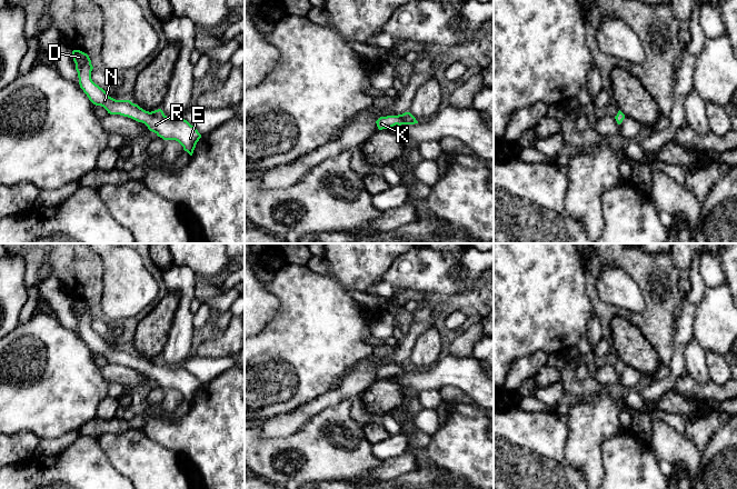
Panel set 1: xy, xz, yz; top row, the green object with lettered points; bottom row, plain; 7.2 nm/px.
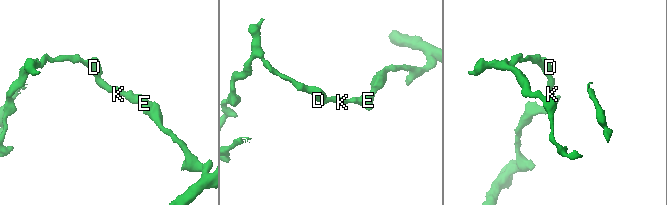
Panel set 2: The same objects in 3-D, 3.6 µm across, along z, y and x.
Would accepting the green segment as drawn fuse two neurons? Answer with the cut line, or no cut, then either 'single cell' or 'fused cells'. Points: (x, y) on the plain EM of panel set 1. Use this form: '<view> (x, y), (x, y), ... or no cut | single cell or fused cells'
no cut | single cell

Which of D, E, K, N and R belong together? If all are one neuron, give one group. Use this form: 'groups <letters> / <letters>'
groups D E K N R

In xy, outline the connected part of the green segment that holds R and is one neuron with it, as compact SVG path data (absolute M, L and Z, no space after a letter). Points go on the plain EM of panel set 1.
M80 299L72 300L78 321L79 333L89 349L103 356L110 363L120 363L145 372L148 378L163 389L176 389L192 405L197 391L201 387L198 379L182 367L168 367L161 358L146 360L130 349L116 349L96 333L91 328L93 318L89 305Z

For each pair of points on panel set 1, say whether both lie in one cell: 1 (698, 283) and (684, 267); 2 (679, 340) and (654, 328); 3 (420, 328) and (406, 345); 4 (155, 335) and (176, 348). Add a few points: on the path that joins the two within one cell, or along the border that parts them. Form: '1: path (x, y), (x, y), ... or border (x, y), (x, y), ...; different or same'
1: border (698, 255), (693, 259), (689, 291), (684, 297); different
2: border (676, 319), (674, 353), (668, 363); different
3: path (416, 332), (408, 340); same
4: border (172, 316), (168, 339), (159, 357); different

